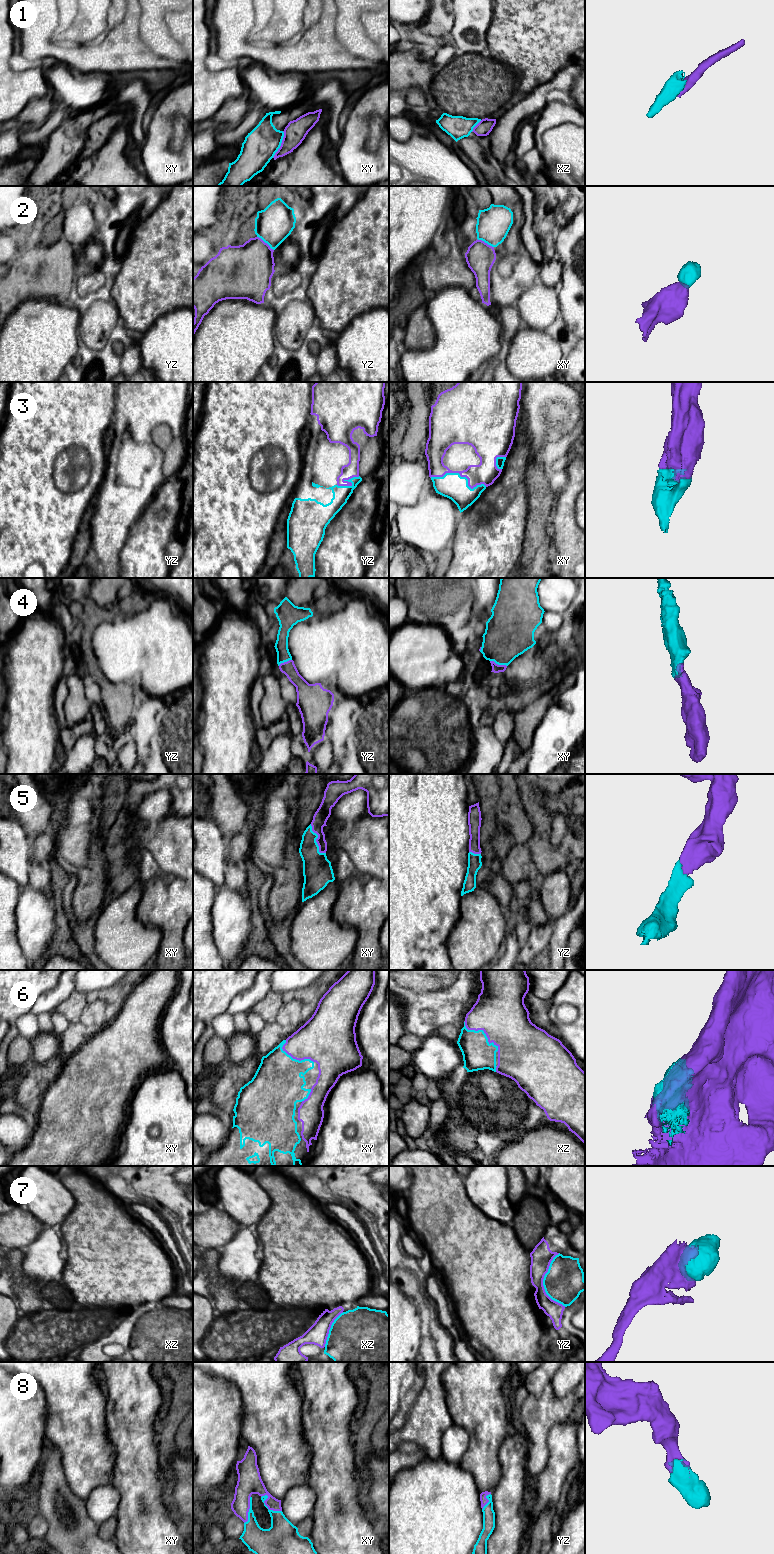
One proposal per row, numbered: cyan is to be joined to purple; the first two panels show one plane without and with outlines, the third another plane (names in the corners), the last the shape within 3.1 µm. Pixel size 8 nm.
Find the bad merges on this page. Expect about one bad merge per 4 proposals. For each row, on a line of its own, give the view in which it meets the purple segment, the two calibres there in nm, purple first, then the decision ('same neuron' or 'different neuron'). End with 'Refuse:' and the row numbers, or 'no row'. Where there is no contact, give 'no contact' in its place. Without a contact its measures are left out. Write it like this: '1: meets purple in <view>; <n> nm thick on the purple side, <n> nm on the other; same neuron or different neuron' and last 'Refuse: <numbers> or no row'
1: meets purple in xy; 180 nm thick on the purple side, 280 nm on the other; different neuron
2: meets purple in yz; 400 nm thick on the purple side, 300 nm on the other; same neuron
3: meets purple in xy; 180 nm thick on the purple side, 200 nm on the other; same neuron
4: meets purple in xy; 70 nm thick on the purple side, 360 nm on the other; same neuron
5: meets purple in xy; 120 nm thick on the purple side, 240 nm on the other; same neuron
6: meets purple in xz; 400 nm thick on the purple side, 240 nm on the other; same neuron
7: meets purple in yz; 170 nm thick on the purple side, 320 nm on the other; same neuron
8: meets purple in xy; 190 nm thick on the purple side, 200 nm on the other; same neuron
Refuse: 1

